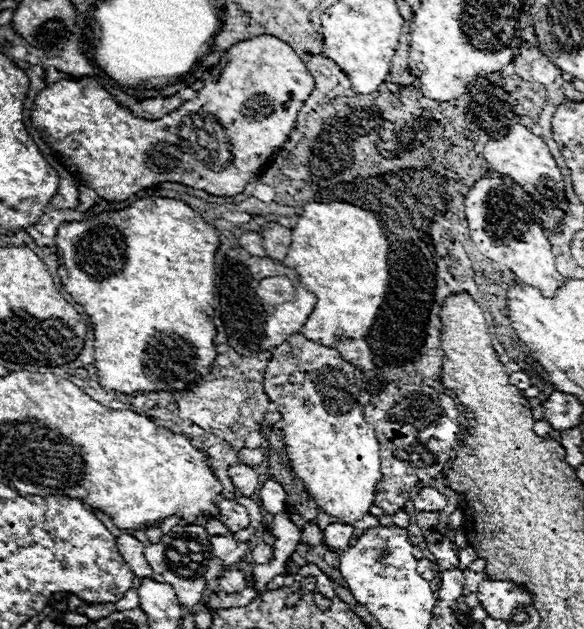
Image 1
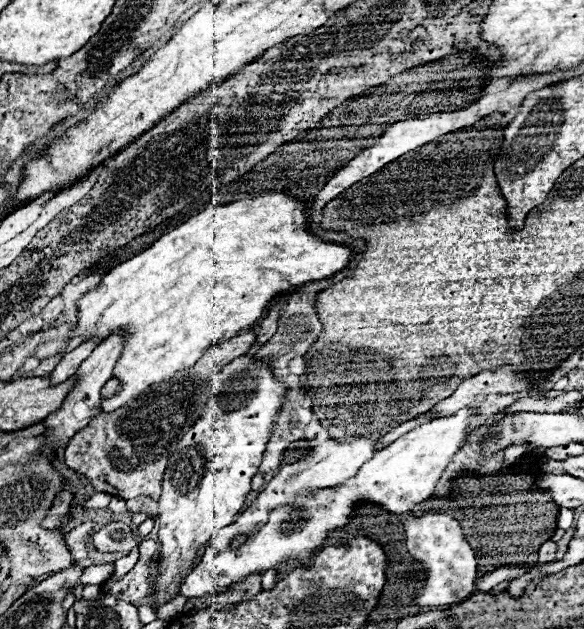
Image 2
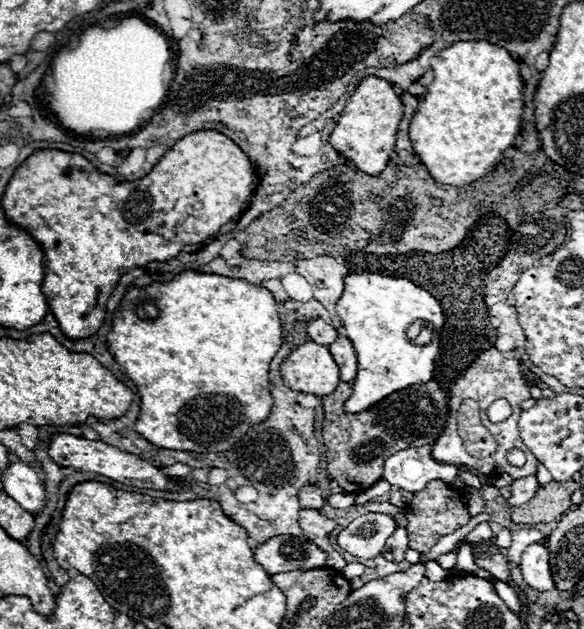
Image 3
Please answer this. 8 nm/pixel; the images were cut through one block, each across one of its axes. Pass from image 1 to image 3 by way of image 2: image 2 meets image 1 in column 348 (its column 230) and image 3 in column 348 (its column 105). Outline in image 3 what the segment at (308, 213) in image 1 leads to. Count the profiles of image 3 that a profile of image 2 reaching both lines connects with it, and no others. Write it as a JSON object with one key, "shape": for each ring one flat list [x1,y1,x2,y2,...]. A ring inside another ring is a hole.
{"shape":[[370,272,350,274,346,276,342,298,336,302,336,312,342,320,344,336,352,342,358,356,358,374,354,380,354,392,344,404,346,412,368,410,398,390,410,388,412,384,426,384,434,378,434,362,440,352,444,310,428,290,416,286,406,278,392,278,392,276,370,274]]}

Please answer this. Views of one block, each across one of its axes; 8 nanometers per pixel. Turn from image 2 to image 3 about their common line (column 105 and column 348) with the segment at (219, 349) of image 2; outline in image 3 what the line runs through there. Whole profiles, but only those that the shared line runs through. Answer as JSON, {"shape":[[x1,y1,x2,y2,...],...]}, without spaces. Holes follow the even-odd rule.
{"shape":[[436,382,422,386,412,386,410,390,400,390,374,410,348,414,342,410,342,386,338,386,330,396,322,398,324,424,322,440,326,444,326,472,336,480,344,492,360,494,378,482,384,474,384,462,390,454,406,446,434,444,442,434,448,420,448,398]]}

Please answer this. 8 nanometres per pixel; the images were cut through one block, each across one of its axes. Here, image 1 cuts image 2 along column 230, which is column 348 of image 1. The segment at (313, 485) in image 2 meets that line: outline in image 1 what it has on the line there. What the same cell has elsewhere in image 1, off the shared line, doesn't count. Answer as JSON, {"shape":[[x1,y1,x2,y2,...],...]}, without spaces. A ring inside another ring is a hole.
{"shape":[[332,522,324,528,324,544,330,546,332,550,348,550,348,540,354,534,354,526,342,524,342,522]]}

